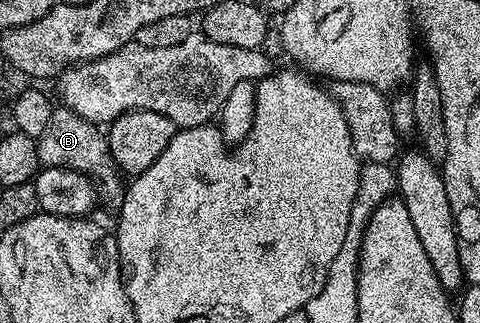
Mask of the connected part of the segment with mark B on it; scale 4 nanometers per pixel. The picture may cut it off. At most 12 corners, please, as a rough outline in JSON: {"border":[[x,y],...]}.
{"border":[[62,104],[36,141],[43,167],[67,166],[121,206],[124,182],[95,123]]}

